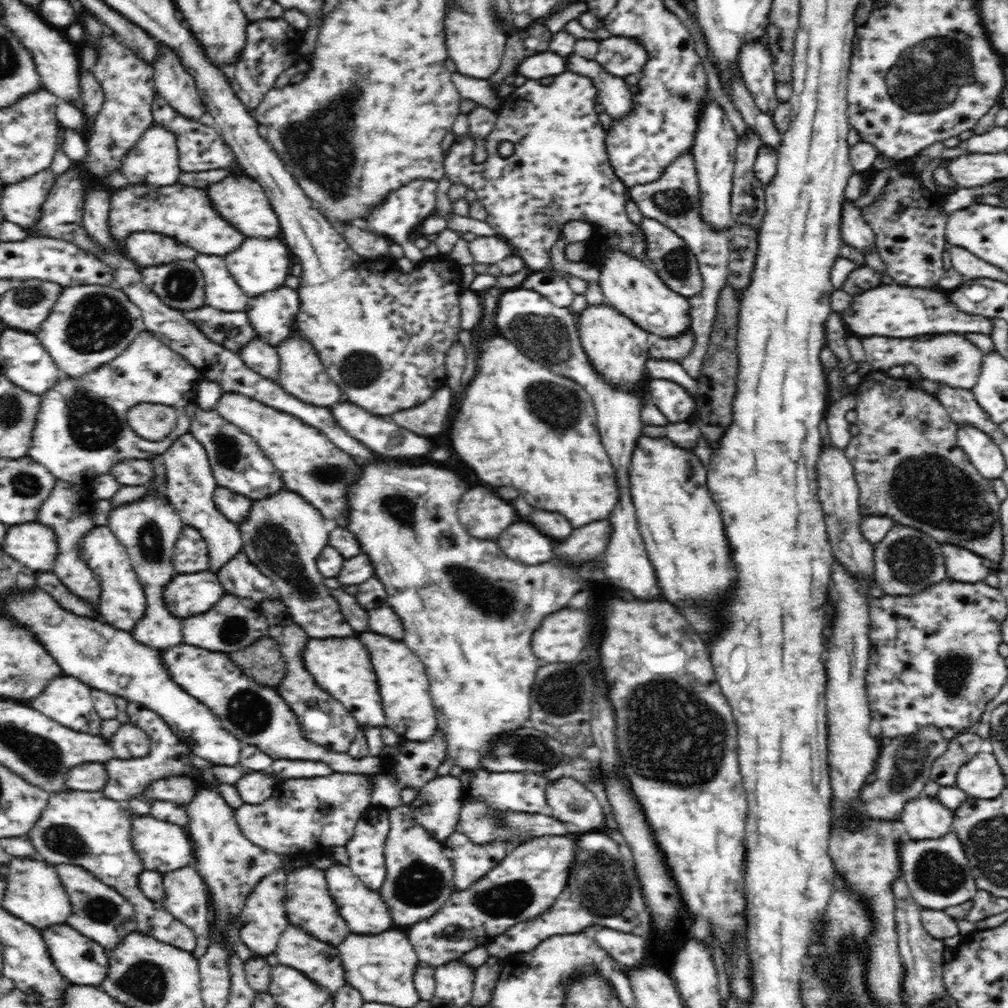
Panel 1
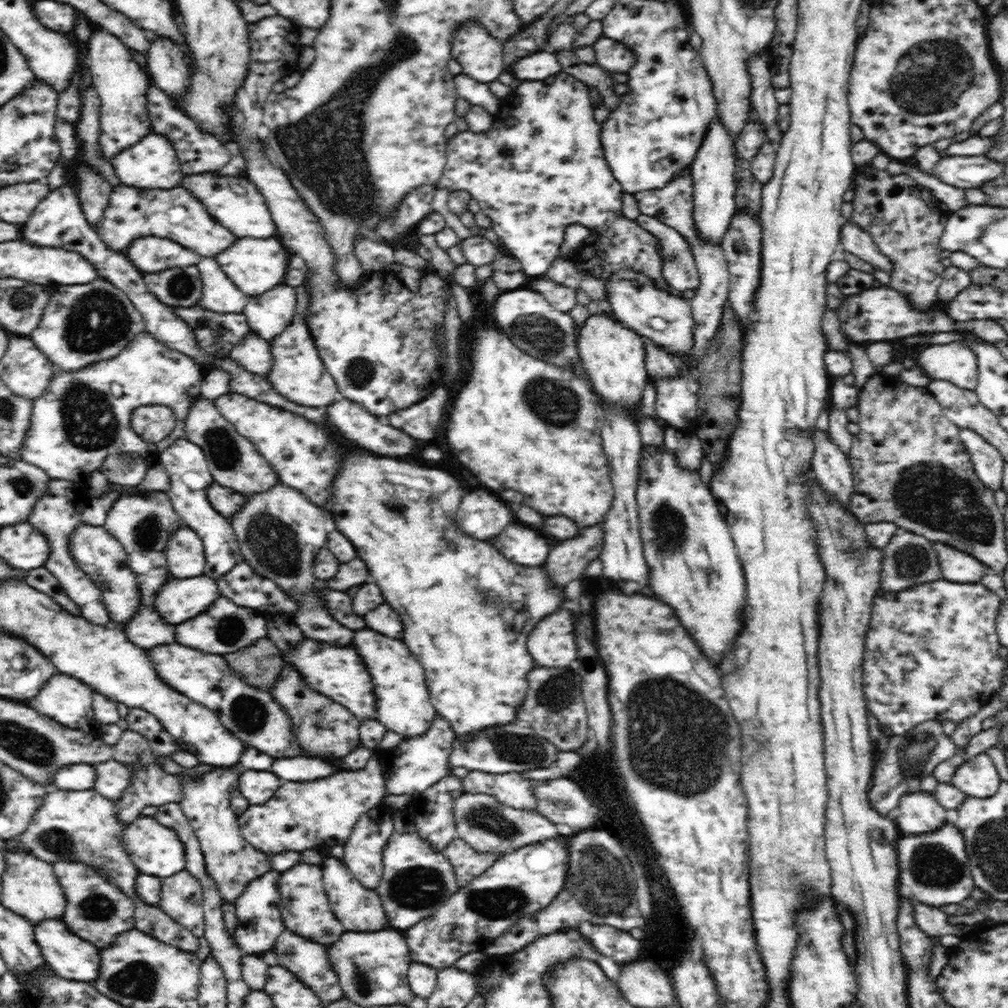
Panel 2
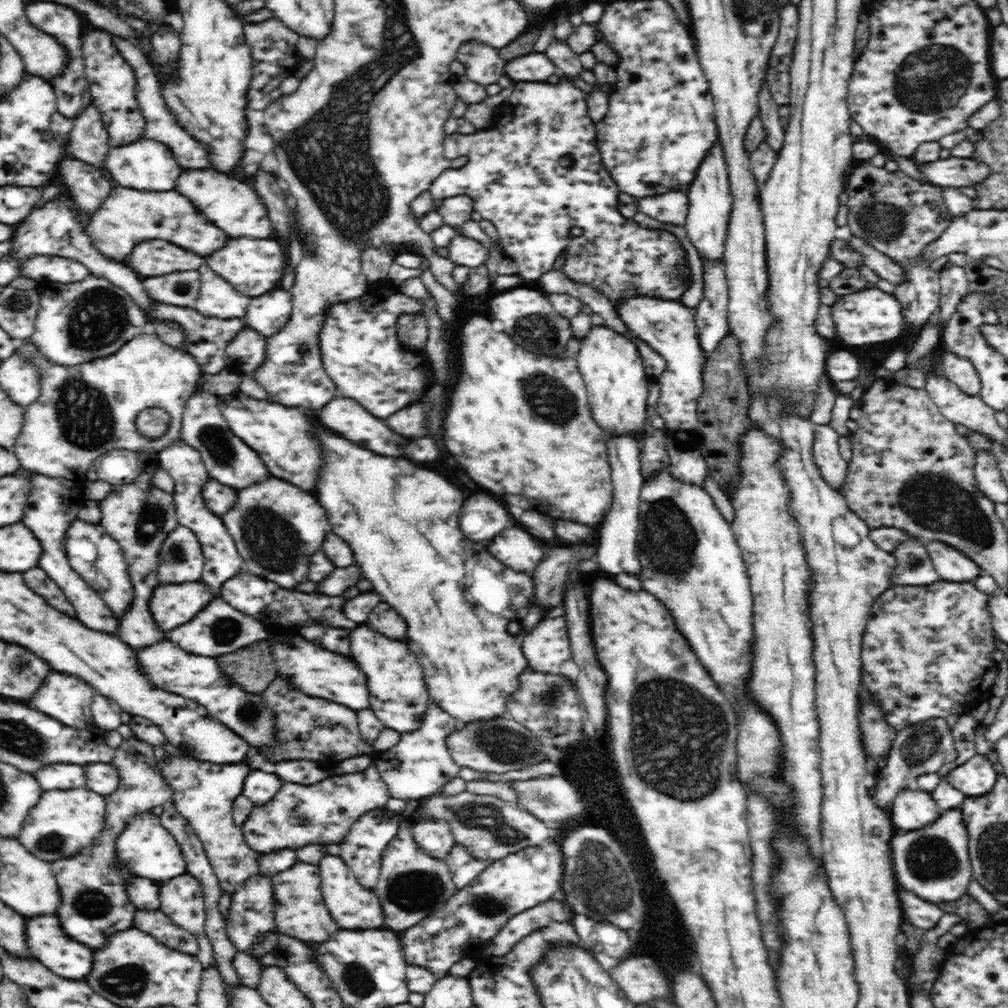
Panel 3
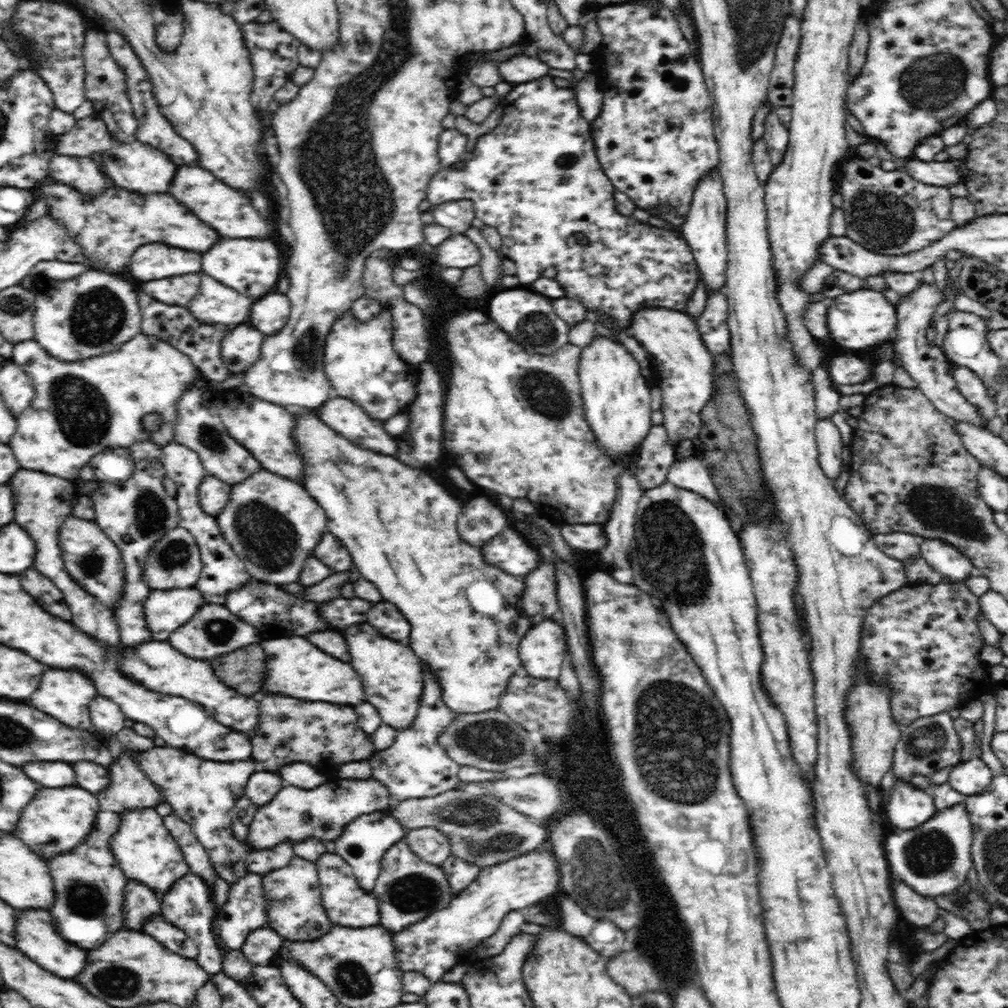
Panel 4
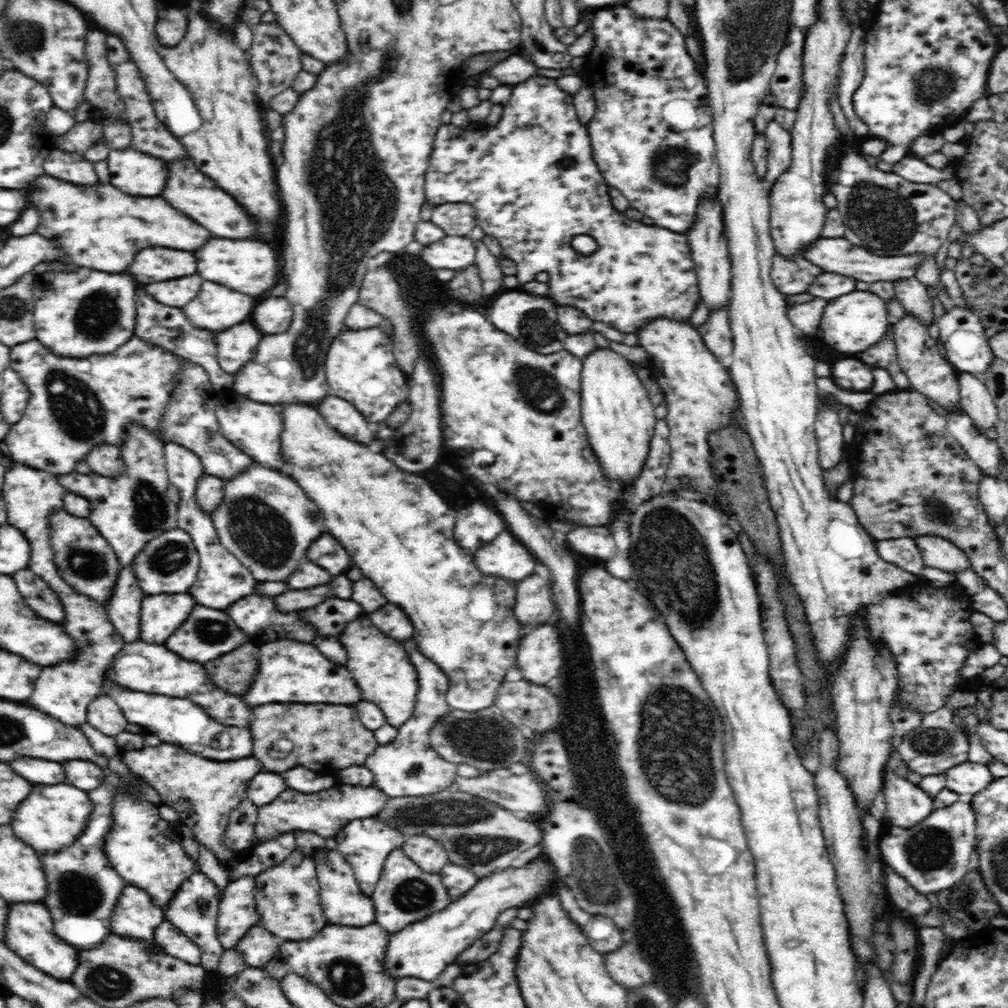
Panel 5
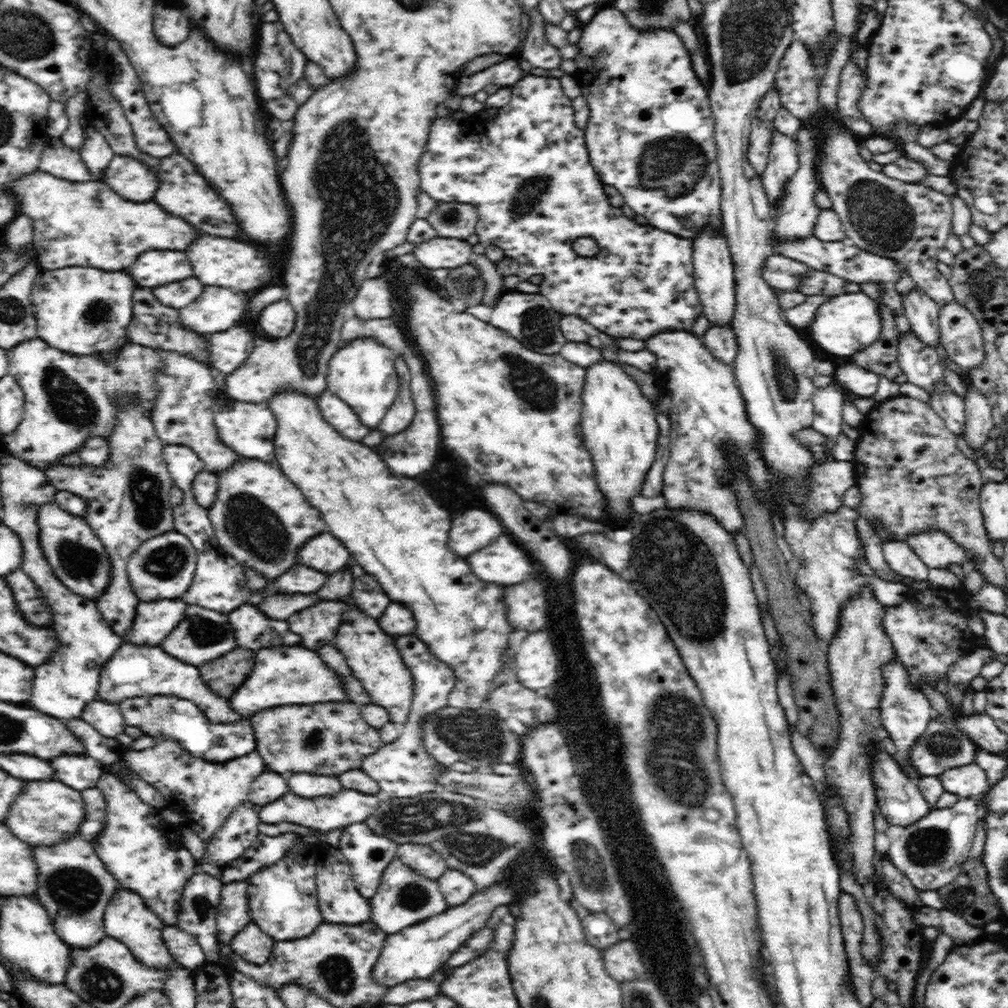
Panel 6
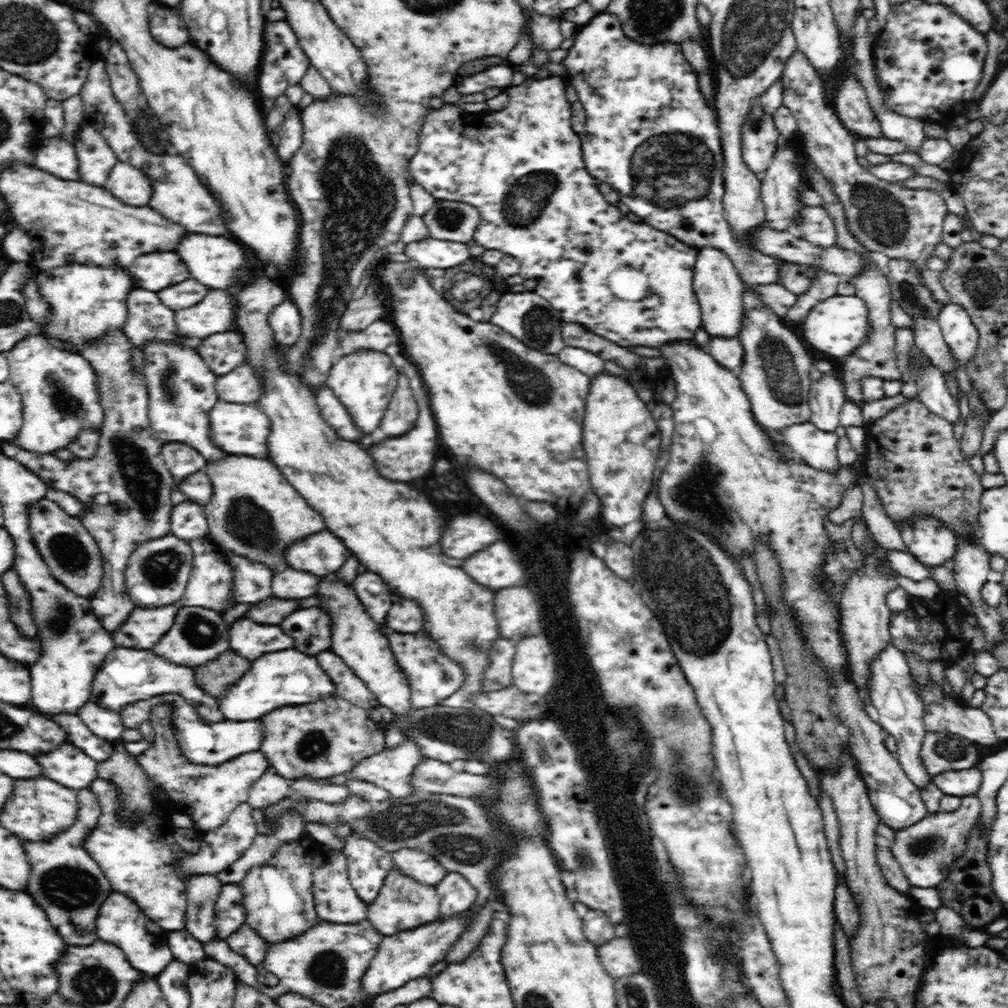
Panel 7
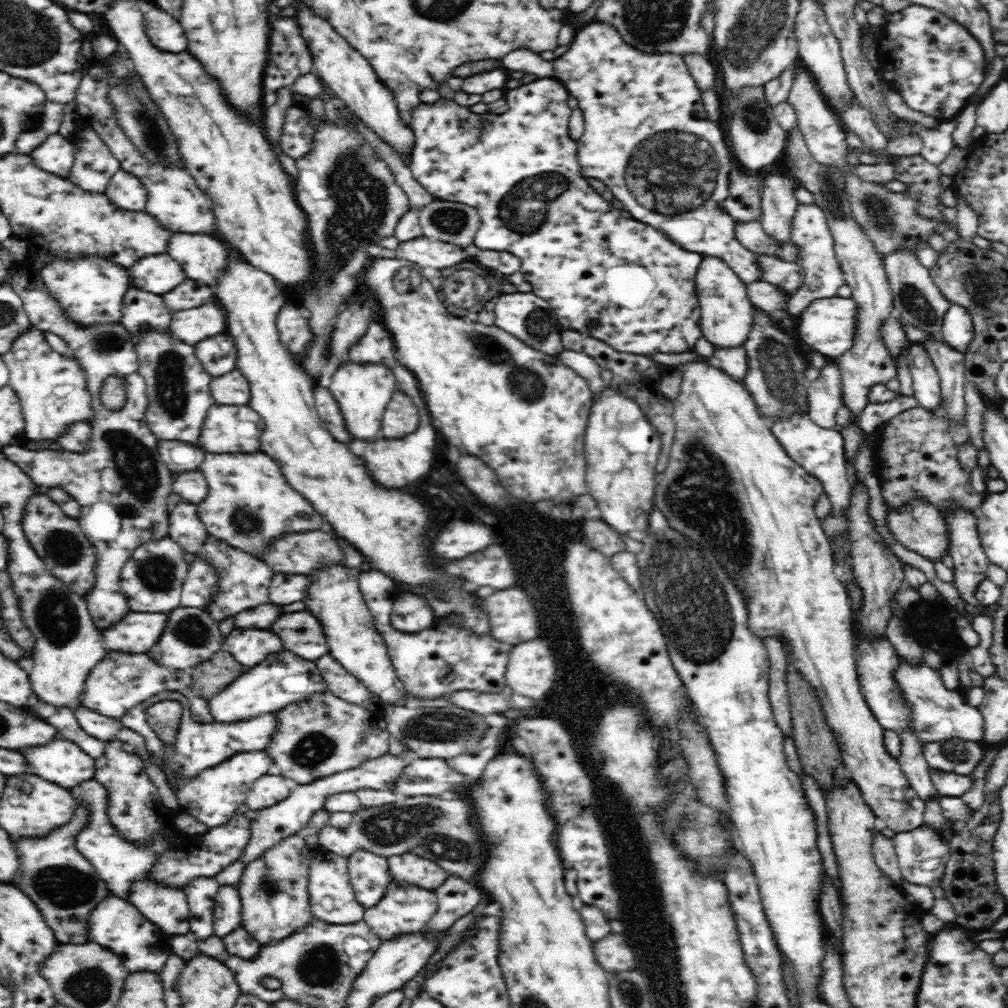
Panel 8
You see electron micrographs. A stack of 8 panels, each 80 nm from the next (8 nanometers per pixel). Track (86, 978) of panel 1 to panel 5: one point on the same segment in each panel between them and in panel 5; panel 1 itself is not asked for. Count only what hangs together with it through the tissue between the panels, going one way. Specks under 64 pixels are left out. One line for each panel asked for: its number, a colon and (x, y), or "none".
2: (67, 955)
3: (62, 954)
4: (38, 938)
5: (29, 931)

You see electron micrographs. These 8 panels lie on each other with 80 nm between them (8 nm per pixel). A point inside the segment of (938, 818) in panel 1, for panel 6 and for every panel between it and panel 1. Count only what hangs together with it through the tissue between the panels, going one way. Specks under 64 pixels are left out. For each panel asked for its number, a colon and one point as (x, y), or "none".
2: (916, 813)
3: (911, 810)
4: (908, 807)
5: (906, 804)
6: (899, 800)

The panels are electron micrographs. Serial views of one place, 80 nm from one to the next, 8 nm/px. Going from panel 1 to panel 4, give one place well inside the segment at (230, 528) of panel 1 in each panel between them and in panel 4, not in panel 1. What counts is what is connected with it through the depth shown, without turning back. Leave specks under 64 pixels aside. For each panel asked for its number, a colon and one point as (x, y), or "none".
2: (184, 461)
3: (185, 465)
4: (223, 571)

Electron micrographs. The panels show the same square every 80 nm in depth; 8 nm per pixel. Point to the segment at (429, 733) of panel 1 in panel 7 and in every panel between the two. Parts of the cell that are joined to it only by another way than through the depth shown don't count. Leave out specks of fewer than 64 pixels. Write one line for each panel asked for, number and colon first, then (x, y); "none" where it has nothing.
2: (404, 706)
3: (399, 694)
4: (392, 676)
5: (382, 667)
6: (374, 659)
7: (356, 638)

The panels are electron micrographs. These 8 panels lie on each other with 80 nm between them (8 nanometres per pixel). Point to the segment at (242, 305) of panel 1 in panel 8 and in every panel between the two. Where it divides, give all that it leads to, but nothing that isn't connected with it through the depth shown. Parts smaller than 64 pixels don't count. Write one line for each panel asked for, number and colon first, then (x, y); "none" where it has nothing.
2: (219, 295)
3: (217, 299)
4: (215, 304)
5: (216, 308)
6: (217, 309)
7: (212, 315)
8: (191, 326)

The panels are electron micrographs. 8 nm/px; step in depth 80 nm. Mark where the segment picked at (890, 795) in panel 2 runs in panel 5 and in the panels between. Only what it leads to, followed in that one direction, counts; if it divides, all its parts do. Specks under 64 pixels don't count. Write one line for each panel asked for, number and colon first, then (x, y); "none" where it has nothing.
3: (923, 748)
4: (926, 745)
5: (942, 743)

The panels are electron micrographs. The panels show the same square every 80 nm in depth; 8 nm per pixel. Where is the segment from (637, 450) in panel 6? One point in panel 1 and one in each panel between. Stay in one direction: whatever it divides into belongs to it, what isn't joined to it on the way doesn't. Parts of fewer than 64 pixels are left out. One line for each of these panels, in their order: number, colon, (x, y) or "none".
1: (618, 348)
2: (613, 356)
3: (617, 384)
4: (616, 401)
5: (617, 415)

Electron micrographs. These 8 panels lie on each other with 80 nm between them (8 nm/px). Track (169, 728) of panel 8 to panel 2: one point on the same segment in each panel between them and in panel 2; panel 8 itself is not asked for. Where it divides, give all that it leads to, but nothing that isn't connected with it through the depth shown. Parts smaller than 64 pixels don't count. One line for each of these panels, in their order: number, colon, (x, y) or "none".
2: (232, 863)
3: (204, 793)
4: (202, 793)
5: (203, 792)
6: (204, 794)
7: (208, 794)

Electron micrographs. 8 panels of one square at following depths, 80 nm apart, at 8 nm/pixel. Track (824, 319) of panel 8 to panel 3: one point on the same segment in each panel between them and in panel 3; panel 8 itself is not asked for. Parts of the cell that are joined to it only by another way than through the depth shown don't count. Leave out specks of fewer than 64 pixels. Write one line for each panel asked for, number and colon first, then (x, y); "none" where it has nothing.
3: (870, 316)
4: (864, 318)
5: (851, 323)
6: (844, 324)
7: (838, 325)

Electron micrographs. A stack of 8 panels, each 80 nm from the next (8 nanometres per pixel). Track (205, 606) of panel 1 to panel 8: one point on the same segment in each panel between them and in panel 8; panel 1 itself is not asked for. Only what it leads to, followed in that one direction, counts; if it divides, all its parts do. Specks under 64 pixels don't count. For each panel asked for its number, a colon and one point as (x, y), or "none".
2: (178, 600)
3: (174, 604)
4: (167, 609)
5: (163, 613)
6: (155, 620)
7: (146, 626)
8: (139, 631)

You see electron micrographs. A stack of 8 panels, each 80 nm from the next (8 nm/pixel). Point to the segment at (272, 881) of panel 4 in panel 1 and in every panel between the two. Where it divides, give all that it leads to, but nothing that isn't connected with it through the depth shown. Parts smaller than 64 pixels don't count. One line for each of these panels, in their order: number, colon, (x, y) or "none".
1: (309, 905)
2: (304, 907)
3: (299, 912)

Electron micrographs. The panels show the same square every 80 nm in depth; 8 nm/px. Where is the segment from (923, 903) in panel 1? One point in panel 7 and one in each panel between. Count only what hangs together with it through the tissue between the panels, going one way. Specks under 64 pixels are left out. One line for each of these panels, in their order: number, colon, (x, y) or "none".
2: (934, 868)
3: (933, 862)
4: (934, 858)
5: (933, 855)
6: (928, 852)
7: (926, 850)

